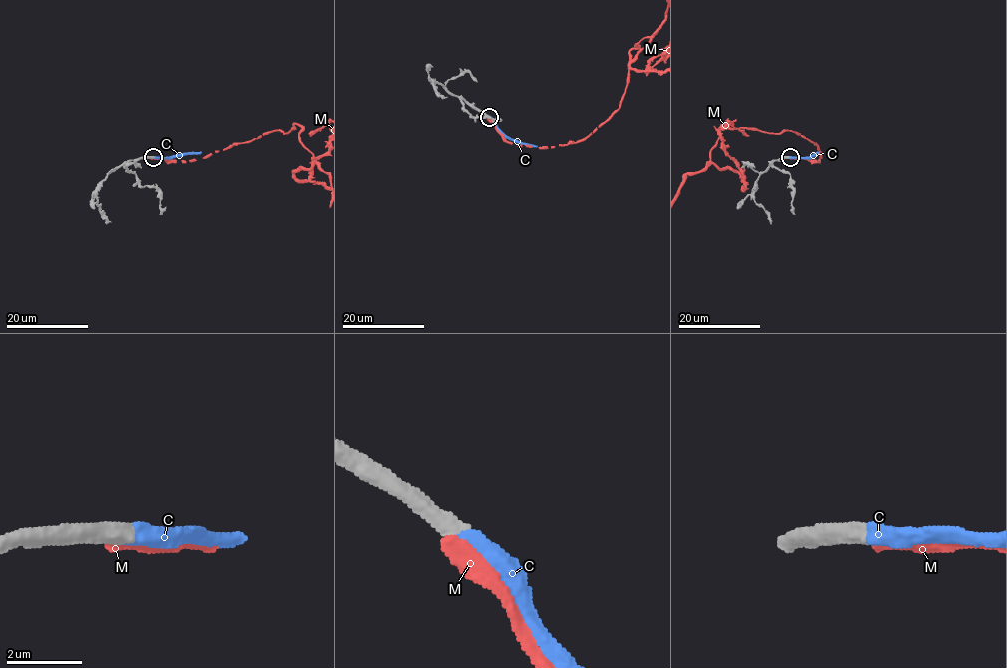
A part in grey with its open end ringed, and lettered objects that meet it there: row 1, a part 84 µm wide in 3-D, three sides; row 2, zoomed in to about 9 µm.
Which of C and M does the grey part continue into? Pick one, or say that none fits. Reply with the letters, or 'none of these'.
C

